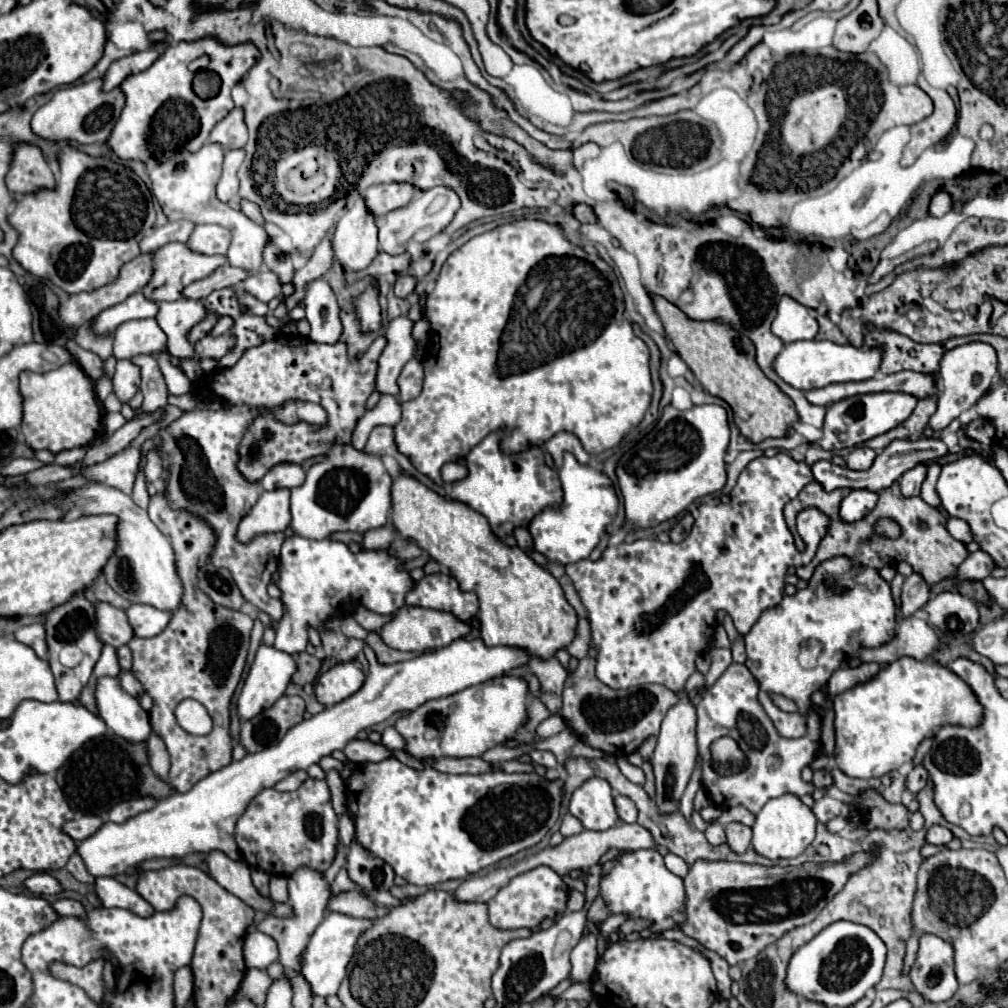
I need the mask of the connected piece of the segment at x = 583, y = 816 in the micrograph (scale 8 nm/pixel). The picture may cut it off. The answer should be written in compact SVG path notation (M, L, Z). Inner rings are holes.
M586 779L570 797L570 813L578 817L584 829L610 829L620 819L614 809L610 785L604 779Z

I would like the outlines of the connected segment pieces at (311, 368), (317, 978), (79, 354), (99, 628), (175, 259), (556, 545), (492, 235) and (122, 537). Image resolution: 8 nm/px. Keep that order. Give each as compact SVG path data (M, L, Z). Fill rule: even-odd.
M290 333L290 339L288 339L288 335L276 335L274 339L268 339L254 349L246 349L234 367L216 369L210 375L204 373L200 377L200 381L196 381L196 387L200 389L200 393L202 393L202 385L204 385L206 389L210 389L210 395L222 403L248 405L258 411L252 425L246 429L246 433L242 435L242 439L238 443L238 465L236 467L238 467L240 475L248 483L256 483L266 475L266 471L270 471L272 467L276 467L280 463L300 465L302 461L306 461L310 457L326 455L334 445L348 445L356 419L364 413L366 401L368 401L370 393L374 391L374 367L376 367L378 355L382 353L384 347L386 347L386 337L378 337L366 353L362 353L360 357L350 357L348 345L342 341L338 341L334 345L322 345L322 343L314 343L308 337L302 337L298 333ZM288 401L310 401L310 403L322 405L324 411L328 413L328 425L316 429L302 421L292 423L292 425L278 421L272 415L272 409L282 407Z
M328 913L324 917L324 921L316 927L306 949L302 951L302 967L298 971L308 981L308 985L312 985L310 989L312 989L314 997L336 995L340 981L346 977L346 965L354 953L354 943L358 939L358 935L366 927L370 927L370 923L372 921L368 921L368 919L350 919L348 915Z
M68 339L68 341L66 341L66 349L78 359L78 363L86 369L86 373L88 373L92 379L100 379L100 377L102 377L102 361L100 361L100 357L96 357L96 355L90 353L90 351L80 349L74 339Z
M86 591L86 599L94 603L96 609L96 633L102 643L108 643L112 647L126 645L134 635L130 631L130 625L126 623L126 613L110 603L98 601L90 591Z
M168 243L166 247L158 249L152 257L152 275L148 279L148 283L144 285L142 293L146 299L162 303L162 301L176 301L182 297L184 287L188 287L190 283L208 277L216 267L226 263L226 257L222 255L194 255L194 251L190 251L184 243Z
M570 453L564 455L564 463L558 473L560 473L562 491L564 491L562 507L546 509L540 515L536 515L528 531L534 539L534 549L538 553L542 553L550 561L568 565L568 563L576 563L590 557L606 525L614 519L618 511L618 497L612 487L612 481L600 469L580 465Z
M522 219L514 221L508 225L500 225L488 233L482 233L478 237L472 237L468 243L464 243L460 249L450 253L446 263L442 265L442 271L436 279L436 287L432 291L432 299L428 295L426 299L426 317L430 321L430 331L432 331L432 341L430 347L422 359L424 365L424 385L422 393L412 399L402 403L402 419L400 423L394 425L394 441L396 447L402 455L406 455L412 465L430 477L436 485L444 485L440 469L450 463L450 461L460 461L464 455L478 445L488 433L496 431L500 433L500 451L504 453L520 453L532 447L544 449L546 441L552 439L554 435L568 431L576 435L582 443L582 447L594 457L602 453L604 449L612 449L622 441L622 437L636 427L652 397L652 379L650 379L650 369L648 369L648 347L644 345L642 339L638 339L632 333L630 323L622 319L624 311L624 299L622 299L622 289L618 285L618 279L610 265L602 261L598 255L586 253L582 247L572 245L570 241L564 239L562 231L558 225L550 225L544 221L536 219Z
M88 485L80 491L74 491L66 495L66 499L56 501L56 505L64 511L72 507L84 507L86 515L96 513L112 513L118 515L118 549L110 557L110 561L104 567L104 577L110 583L110 587L120 593L130 603L142 603L152 605L160 611L178 611L182 607L182 581L176 571L176 555L168 541L168 537L150 521L148 511L140 509L130 495L106 487L106 485Z

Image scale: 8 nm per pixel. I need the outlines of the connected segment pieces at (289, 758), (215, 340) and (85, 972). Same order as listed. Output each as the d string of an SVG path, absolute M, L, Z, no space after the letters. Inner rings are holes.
M456 639L448 647L434 653L424 653L394 665L380 665L367 644L363 651L369 662L369 671L360 691L338 705L326 707L312 719L304 719L302 723L294 725L278 745L254 755L246 755L242 761L232 761L230 765L222 767L222 771L198 781L190 791L174 791L170 797L160 799L150 811L140 813L126 823L102 823L92 837L80 841L76 847L86 871L92 877L116 877L122 875L126 867L136 867L148 859L184 857L196 851L220 851L230 859L240 859L238 845L234 843L234 825L258 791L274 787L278 781L286 779L298 769L308 769L324 755L344 751L346 743L350 743L360 731L386 721L394 713L414 711L430 699L454 695L470 685L478 685L486 679L502 675L506 667L516 667L528 663L530 659L522 649L486 647L482 639Z
M228 331L228 333L222 333L218 337L206 335L198 343L194 343L194 349L196 349L196 355L198 357L220 359L226 353L230 353L230 349L234 349L234 345L236 345L236 335L232 331Z
M98 959L82 969L70 967L64 963L52 963L50 971L58 979L66 979L72 985L82 987L94 1001L100 1001L104 995L104 981L102 981L102 969L104 969L104 959Z

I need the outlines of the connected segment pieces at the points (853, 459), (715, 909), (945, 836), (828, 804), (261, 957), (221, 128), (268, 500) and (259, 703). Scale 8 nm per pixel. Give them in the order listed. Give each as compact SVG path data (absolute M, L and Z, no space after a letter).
M856 447L854 453L846 457L846 467L852 471L866 471L870 469L870 463L874 463L874 457L876 457L876 451L868 447Z
M854 855L846 863L804 863L800 867L760 867L746 863L702 863L696 861L688 875L684 877L686 903L684 903L684 921L678 923L678 929L696 939L702 947L718 953L730 965L738 965L746 959L752 959L766 945L780 939L786 931L810 923L820 909L844 887L850 873L858 871L866 863L872 863L874 855Z
M934 825L934 827L930 827L928 833L926 833L926 843L940 847L940 845L948 845L948 843L952 841L952 837L954 837L954 835L952 835L950 829L940 827L940 825Z
M822 797L820 801L814 803L812 813L816 815L818 823L828 823L830 819L838 817L842 813L842 809L844 809L844 803L836 801L836 799L830 799L830 797Z
M252 931L244 939L244 961L246 967L252 969L266 969L270 963L278 959L278 945L276 941L260 931Z
M232 109L230 115L226 115L226 119L218 123L218 127L214 127L208 137L208 143L220 145L224 153L232 149L242 149L246 145L246 125L242 123L242 111Z
M262 491L252 511L242 517L236 539L250 543L258 535L280 533L290 525L290 491Z
M260 645L258 653L256 653L256 659L254 659L254 663L250 667L250 673L248 673L248 677L244 681L238 703L236 703L236 711L238 711L240 721L248 721L248 719L260 715L262 711L270 709L284 695L294 671L296 671L294 655L286 655L286 653L282 653L282 651L274 649L274 647Z

